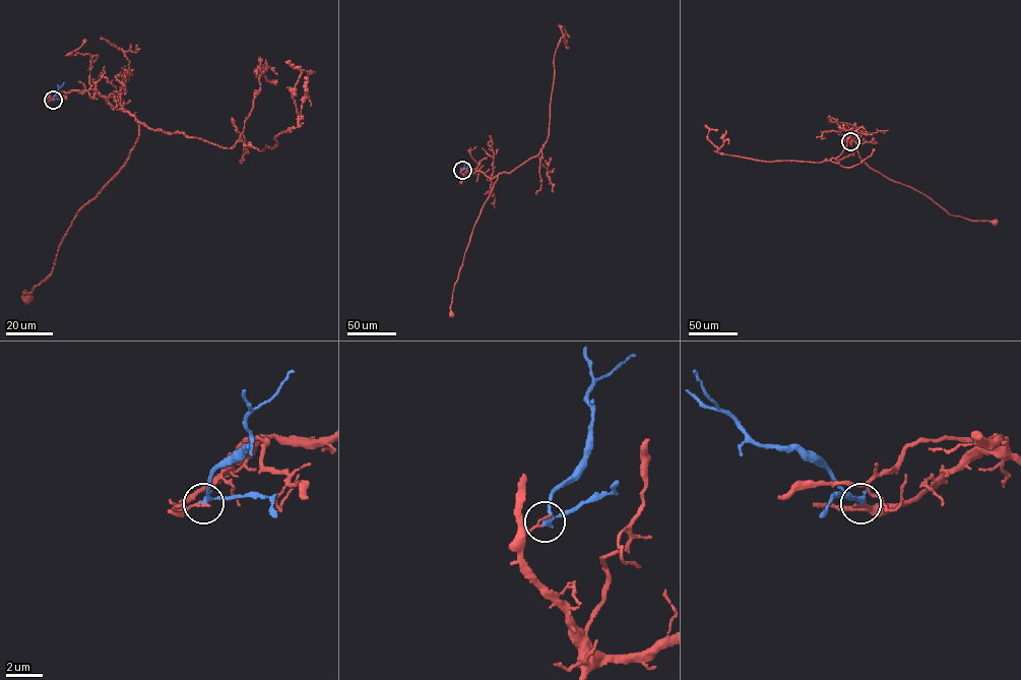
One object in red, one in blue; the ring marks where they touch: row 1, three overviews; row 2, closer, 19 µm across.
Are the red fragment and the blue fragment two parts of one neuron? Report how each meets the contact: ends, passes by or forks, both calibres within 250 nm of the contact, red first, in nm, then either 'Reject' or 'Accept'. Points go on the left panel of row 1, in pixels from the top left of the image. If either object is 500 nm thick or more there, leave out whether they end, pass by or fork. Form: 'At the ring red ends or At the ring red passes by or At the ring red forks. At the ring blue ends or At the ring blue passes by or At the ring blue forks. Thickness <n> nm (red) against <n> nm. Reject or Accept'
At the ring red ends. At the ring blue passes by. Thickness 130 nm (red) against 200 nm. Reject

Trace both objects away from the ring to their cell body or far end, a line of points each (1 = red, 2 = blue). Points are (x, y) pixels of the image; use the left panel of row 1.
1: (53, 100), (60, 91), (96, 89), (134, 118), (138, 136), (125, 163), (77, 212), (53, 269), (25, 294)
2: (53, 100), (64, 82)

